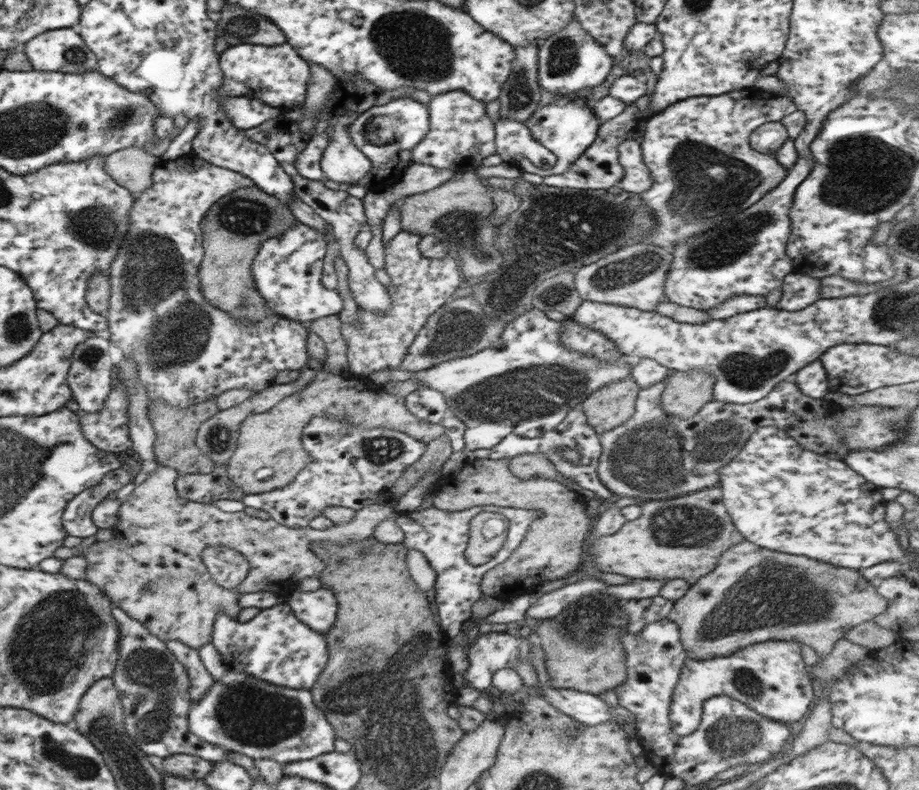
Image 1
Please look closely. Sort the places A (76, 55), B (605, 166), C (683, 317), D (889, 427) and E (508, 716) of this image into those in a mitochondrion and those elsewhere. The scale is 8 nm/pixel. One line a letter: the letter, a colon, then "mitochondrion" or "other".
A: mitochondrion
B: other
C: other
D: mitochondrion
E: other

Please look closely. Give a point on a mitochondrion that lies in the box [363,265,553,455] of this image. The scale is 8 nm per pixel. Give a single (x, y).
(451, 331)

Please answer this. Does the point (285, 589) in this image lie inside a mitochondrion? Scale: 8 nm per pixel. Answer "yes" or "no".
no

